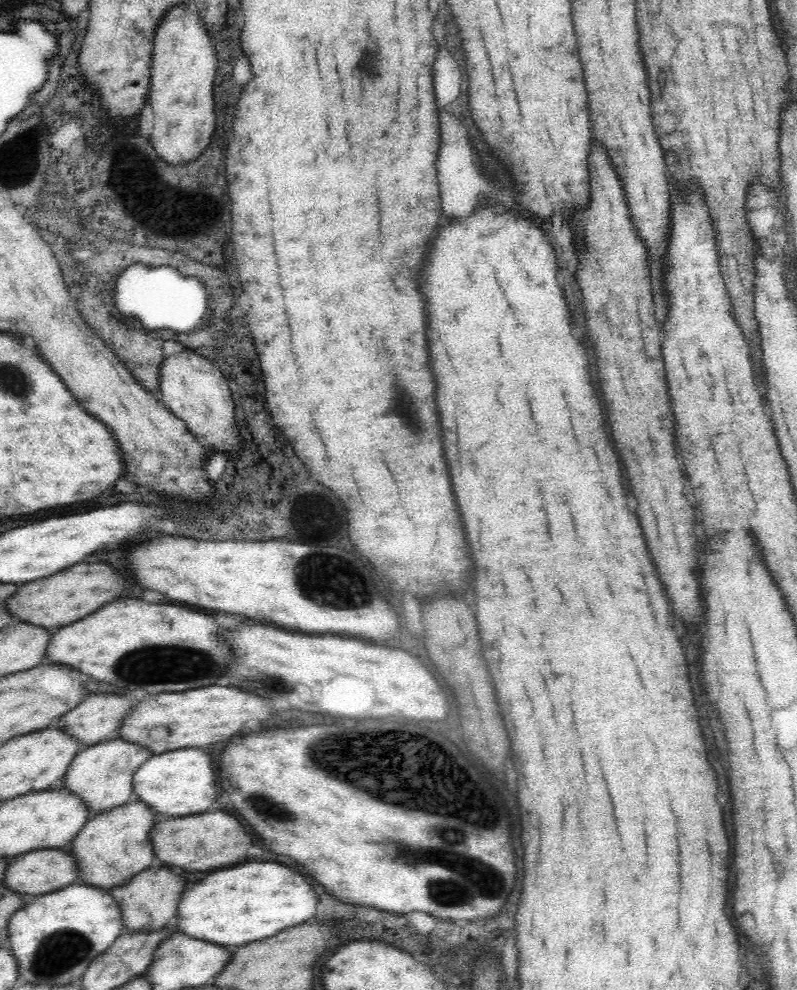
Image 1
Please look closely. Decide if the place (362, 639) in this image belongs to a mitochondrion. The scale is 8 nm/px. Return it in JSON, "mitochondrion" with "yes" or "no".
{"mitochondrion":"no"}

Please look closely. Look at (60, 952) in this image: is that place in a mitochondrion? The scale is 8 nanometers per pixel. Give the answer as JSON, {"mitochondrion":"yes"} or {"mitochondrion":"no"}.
{"mitochondrion":"yes"}

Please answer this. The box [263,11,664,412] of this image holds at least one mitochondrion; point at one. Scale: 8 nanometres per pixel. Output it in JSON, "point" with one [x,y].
{"point":[367,65]}

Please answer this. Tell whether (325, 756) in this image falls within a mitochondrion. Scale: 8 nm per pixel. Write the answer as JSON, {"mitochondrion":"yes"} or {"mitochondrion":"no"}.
{"mitochondrion":"yes"}

